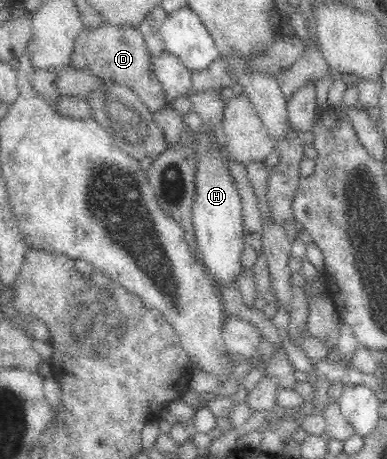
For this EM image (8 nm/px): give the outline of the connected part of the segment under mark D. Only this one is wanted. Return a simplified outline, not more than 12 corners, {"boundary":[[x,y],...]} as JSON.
{"boundary":[[138,28],[83,29],[70,66],[167,104]]}

